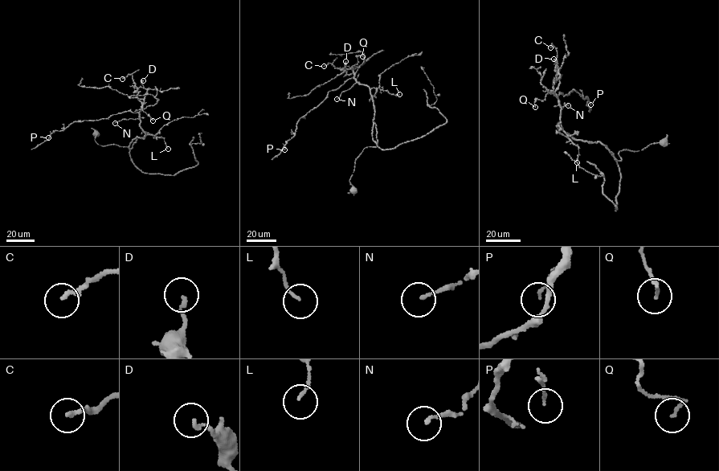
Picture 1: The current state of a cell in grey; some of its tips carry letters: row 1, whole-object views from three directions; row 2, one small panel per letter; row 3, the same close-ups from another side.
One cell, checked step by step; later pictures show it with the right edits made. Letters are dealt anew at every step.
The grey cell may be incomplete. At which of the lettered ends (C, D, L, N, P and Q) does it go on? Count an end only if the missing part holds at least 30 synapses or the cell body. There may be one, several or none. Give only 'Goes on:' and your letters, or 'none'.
Goes on: none

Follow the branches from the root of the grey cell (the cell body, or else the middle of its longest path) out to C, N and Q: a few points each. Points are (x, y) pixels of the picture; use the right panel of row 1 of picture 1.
C: (663, 141), (620, 151), (618, 161), (599, 141), (574, 140), (561, 126), (557, 51), (550, 47)
N: (663, 141), (620, 151), (618, 161), (599, 141), (574, 140), (563, 129), (561, 108), (568, 105)
Q: (663, 141), (620, 151), (618, 161), (599, 141), (574, 140), (563, 129), (553, 91), (537, 100), (535, 107)

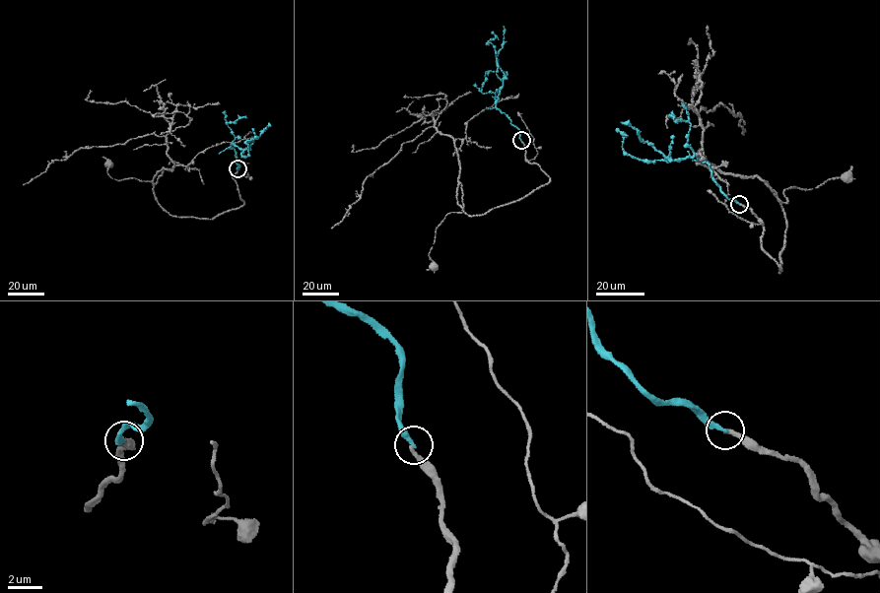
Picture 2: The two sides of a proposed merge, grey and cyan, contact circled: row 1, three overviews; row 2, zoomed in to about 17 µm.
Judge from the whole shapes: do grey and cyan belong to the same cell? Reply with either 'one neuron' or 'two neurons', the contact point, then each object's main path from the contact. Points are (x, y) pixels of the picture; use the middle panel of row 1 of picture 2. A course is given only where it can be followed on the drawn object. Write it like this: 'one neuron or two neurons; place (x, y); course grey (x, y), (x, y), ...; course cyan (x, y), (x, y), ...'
one neuron; place (521, 140); course grey (521, 140), (526, 160), (550, 180), (472, 216), (458, 204), (459, 182), (463, 210), (438, 227), (433, 266); course cyan (521, 140), (519, 130), (496, 105), (503, 81), (496, 74), (495, 49), (488, 42), (495, 37), (491, 32)

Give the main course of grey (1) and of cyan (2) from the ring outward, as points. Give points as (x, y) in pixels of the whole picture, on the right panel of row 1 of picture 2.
1: (739, 204), (762, 223), (762, 248), (779, 272), (785, 215), (759, 177), (782, 202), (791, 186), (846, 175)
2: (739, 204), (721, 191), (709, 164), (696, 155), (677, 160), (640, 161), (623, 151), (625, 134), (616, 129)

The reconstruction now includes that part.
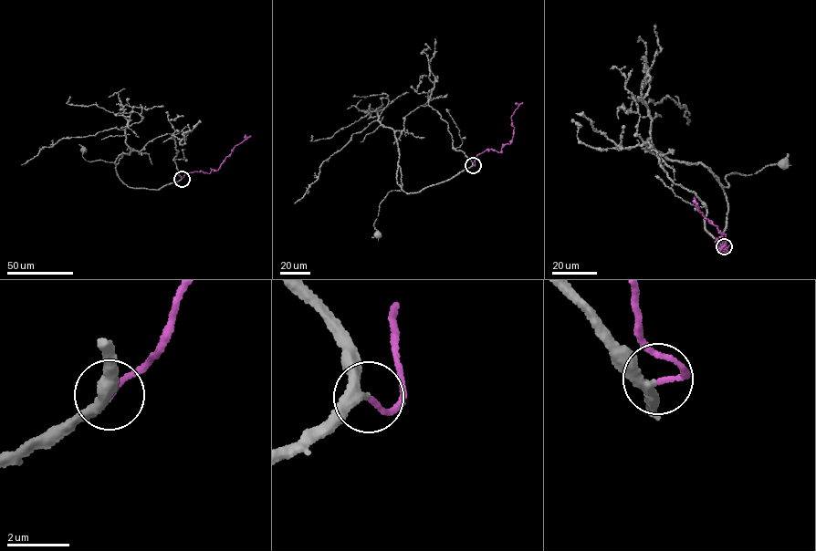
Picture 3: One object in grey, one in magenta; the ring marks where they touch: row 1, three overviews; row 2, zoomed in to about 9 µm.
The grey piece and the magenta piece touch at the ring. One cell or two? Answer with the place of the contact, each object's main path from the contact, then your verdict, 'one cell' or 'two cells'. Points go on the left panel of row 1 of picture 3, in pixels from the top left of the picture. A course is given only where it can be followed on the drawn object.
place (182, 179); course grey (181, 179), (157, 190), (129, 187), (116, 168), (123, 153), (117, 164), (89, 161), (83, 149); course magenta (182, 179), (190, 172), (209, 173), (213, 169), (217, 171), (234, 147), (249, 137), (245, 134); one cell

